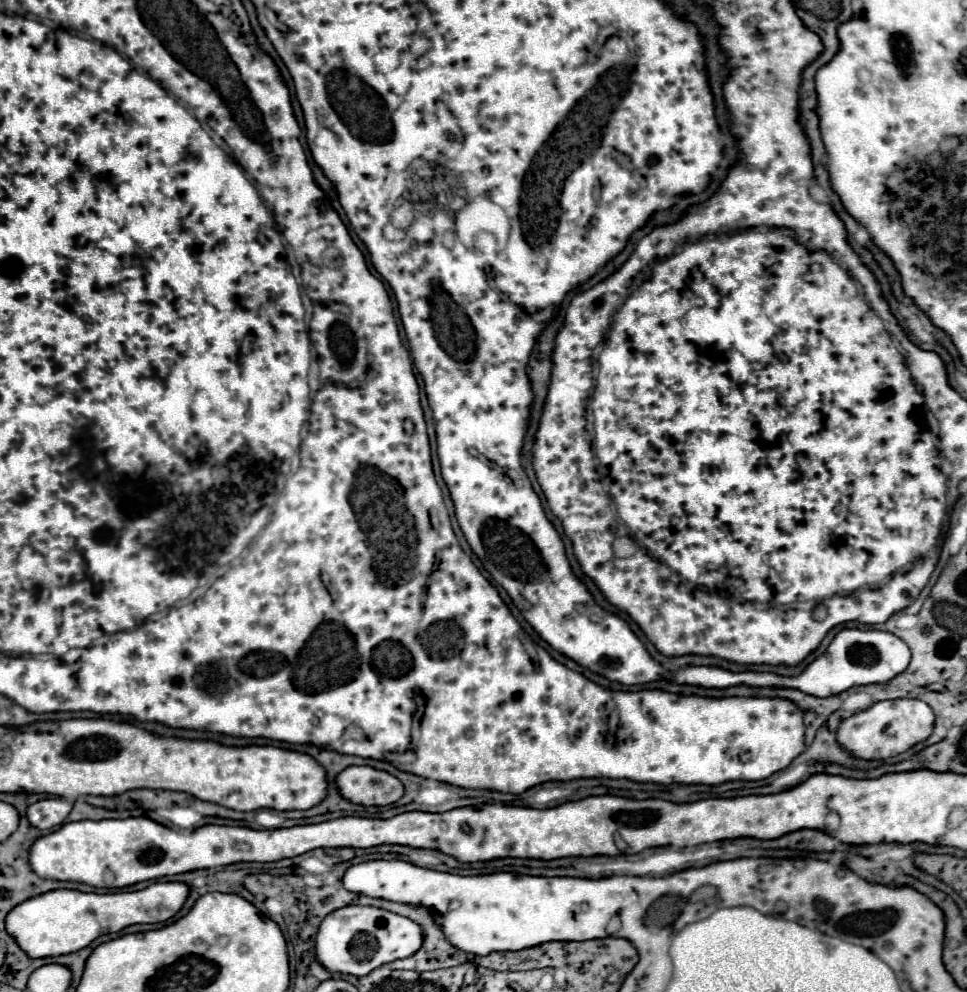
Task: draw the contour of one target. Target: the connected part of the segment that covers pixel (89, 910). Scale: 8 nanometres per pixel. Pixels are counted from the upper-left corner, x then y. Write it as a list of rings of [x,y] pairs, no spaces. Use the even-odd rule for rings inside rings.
[[[153,882],[151,886],[137,892],[115,892],[115,894],[53,890],[15,906],[7,914],[5,928],[23,948],[23,952],[31,958],[61,956],[85,948],[101,934],[119,932],[121,928],[131,924],[165,922],[181,910],[187,894],[189,886],[183,882]]]

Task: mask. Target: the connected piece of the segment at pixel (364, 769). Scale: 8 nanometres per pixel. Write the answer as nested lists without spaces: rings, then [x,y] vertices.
[[[351,766],[335,776],[335,786],[339,794],[363,806],[387,806],[403,796],[403,784],[381,770],[371,766]]]

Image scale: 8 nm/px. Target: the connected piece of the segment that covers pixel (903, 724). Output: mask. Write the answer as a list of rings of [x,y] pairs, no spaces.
[[[917,698],[883,700],[843,720],[837,728],[837,744],[847,754],[859,760],[887,760],[927,740],[933,732],[933,724],[935,724],[935,714],[923,700],[917,700]]]

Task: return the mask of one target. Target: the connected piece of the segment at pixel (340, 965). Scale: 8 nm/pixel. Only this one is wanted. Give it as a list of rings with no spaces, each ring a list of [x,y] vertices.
[[[345,906],[323,918],[315,938],[315,956],[329,972],[367,976],[381,964],[407,958],[421,948],[421,928],[399,914],[371,908],[371,906]]]

